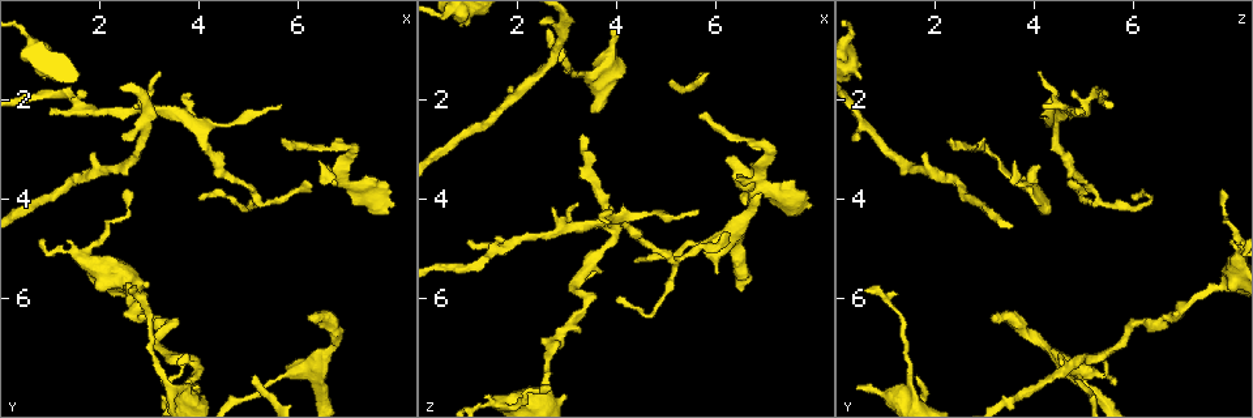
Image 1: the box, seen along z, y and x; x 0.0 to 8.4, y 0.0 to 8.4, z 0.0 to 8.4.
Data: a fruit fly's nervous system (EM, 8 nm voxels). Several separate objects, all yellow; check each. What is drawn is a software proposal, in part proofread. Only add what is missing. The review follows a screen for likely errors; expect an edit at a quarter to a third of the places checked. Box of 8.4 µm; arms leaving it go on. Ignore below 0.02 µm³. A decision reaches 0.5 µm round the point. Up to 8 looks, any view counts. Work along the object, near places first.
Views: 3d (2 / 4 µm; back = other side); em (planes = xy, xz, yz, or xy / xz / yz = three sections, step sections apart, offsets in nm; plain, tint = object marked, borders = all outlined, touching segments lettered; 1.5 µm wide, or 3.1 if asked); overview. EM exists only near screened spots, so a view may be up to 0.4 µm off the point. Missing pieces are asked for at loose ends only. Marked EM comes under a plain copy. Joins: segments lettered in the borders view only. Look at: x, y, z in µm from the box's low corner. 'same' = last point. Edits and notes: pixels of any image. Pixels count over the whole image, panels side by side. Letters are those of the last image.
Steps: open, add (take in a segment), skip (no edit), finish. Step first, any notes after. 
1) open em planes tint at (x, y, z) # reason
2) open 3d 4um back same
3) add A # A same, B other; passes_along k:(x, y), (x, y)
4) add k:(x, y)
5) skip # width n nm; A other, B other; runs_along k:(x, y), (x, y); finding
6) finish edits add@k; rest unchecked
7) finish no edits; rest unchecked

open em xy step 4 tint at (7.80, 4.25, 4.10)

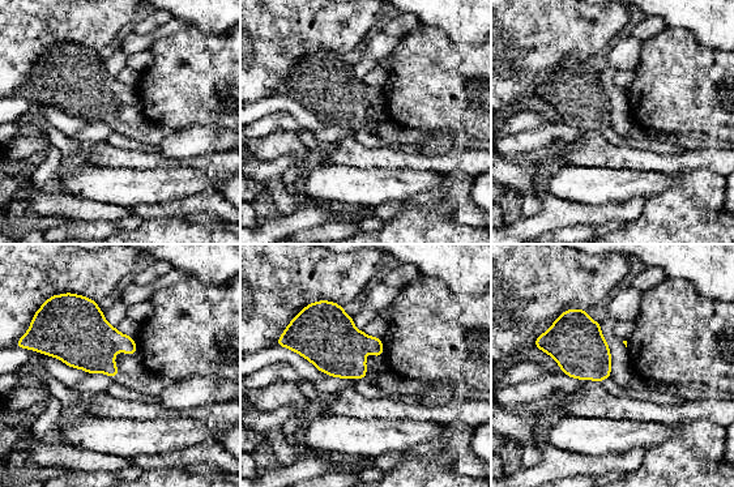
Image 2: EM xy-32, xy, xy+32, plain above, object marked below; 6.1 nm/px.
open em planes borders same

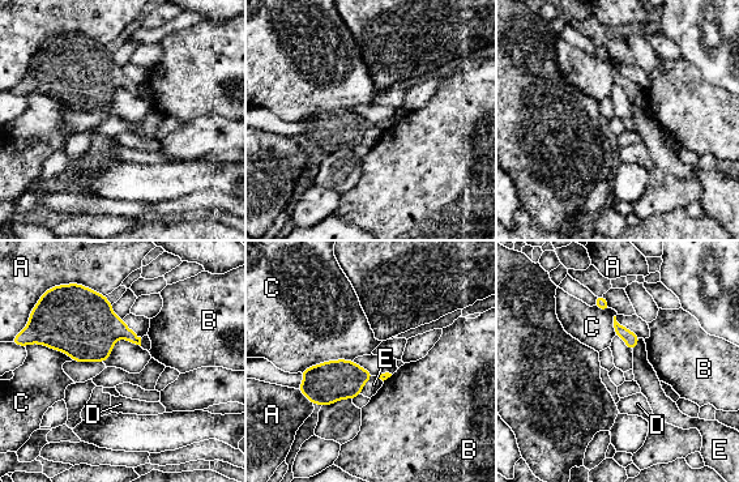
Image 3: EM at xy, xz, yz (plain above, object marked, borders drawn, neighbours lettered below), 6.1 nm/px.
skip # A other, B other, C other, D other, E other; no lettered segment goes on from it

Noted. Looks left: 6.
open 3d 2um at (5.65, 2.80, 2.35) # thin end

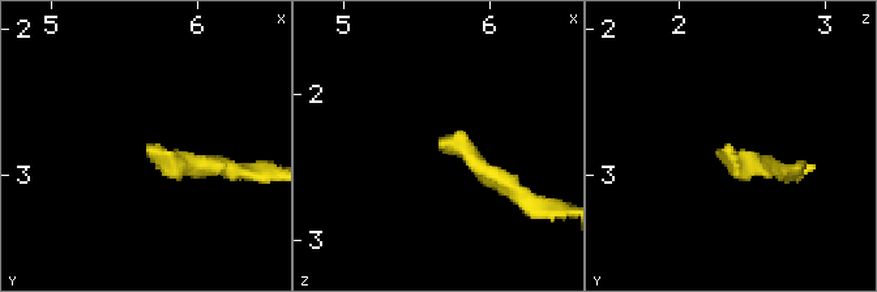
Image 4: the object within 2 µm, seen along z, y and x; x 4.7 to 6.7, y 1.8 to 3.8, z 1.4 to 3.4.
open em planes borders at (5.64, 2.82, 2.32) # need the tissue

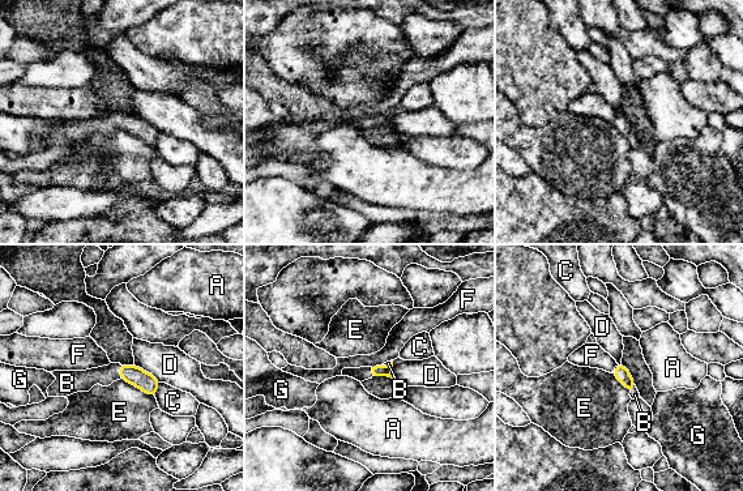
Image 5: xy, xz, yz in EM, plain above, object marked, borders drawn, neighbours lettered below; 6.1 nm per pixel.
add B # A other, B same, C other, D other, E other, F other, G other; the neuron continues

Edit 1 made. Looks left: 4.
open overview # redraw

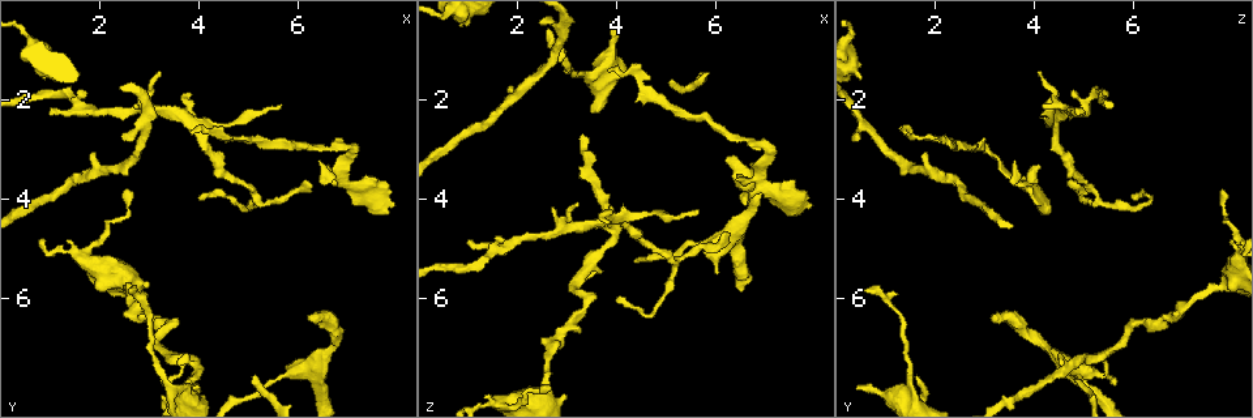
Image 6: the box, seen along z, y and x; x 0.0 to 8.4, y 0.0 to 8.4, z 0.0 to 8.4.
open em xy step 4 tint at (2.75, 2.05, 4.25)

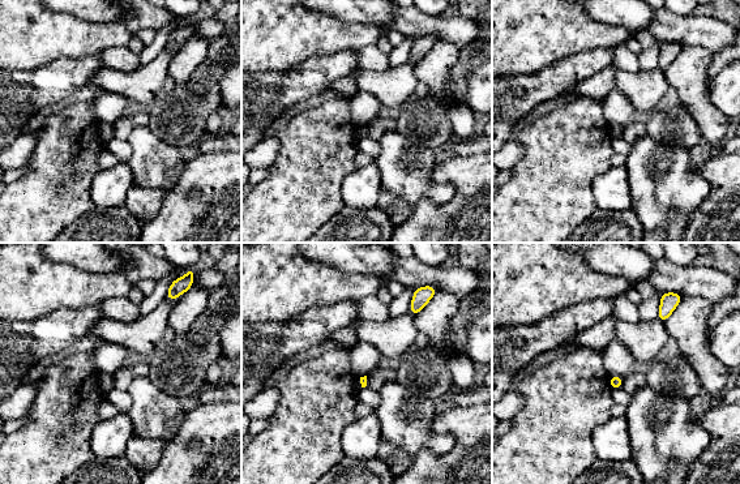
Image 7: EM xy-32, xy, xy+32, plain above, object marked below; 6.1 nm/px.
open em planes borders same # another direction

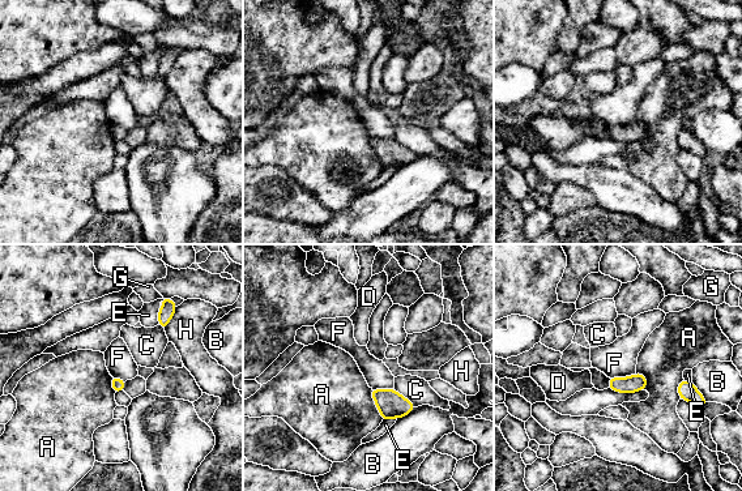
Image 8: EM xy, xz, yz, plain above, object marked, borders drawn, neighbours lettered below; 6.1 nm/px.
skip # A other, B other, C other, D other, E other, F other, G other, H other; border 8:(635, 372), (627, 376), (609, 378); no lettered segment goes on from it

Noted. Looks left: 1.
finish edits add@5; rest unchecked

